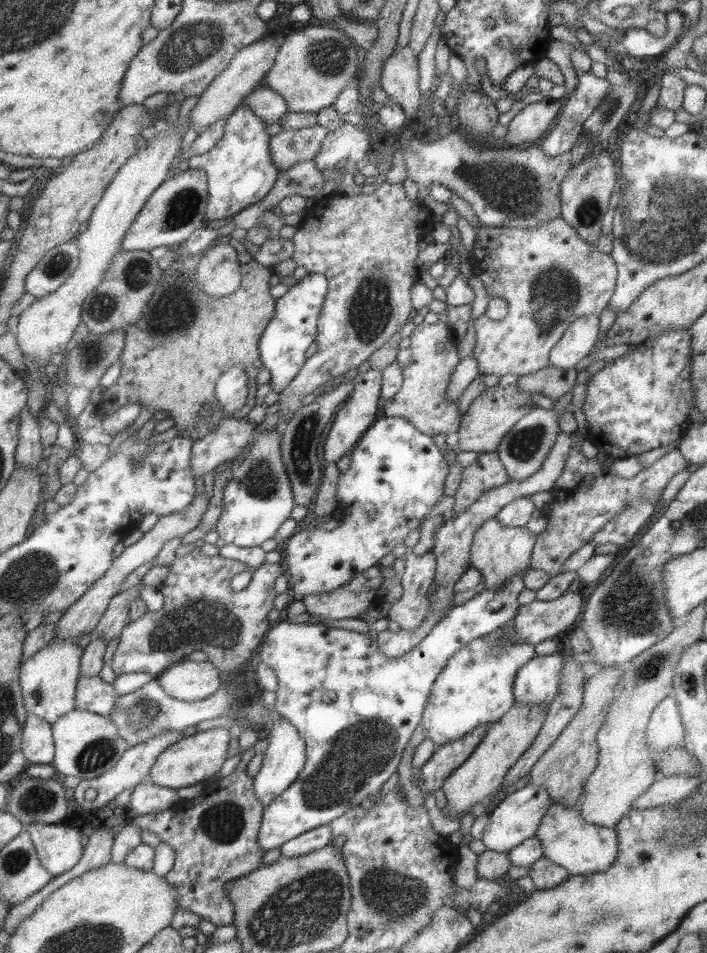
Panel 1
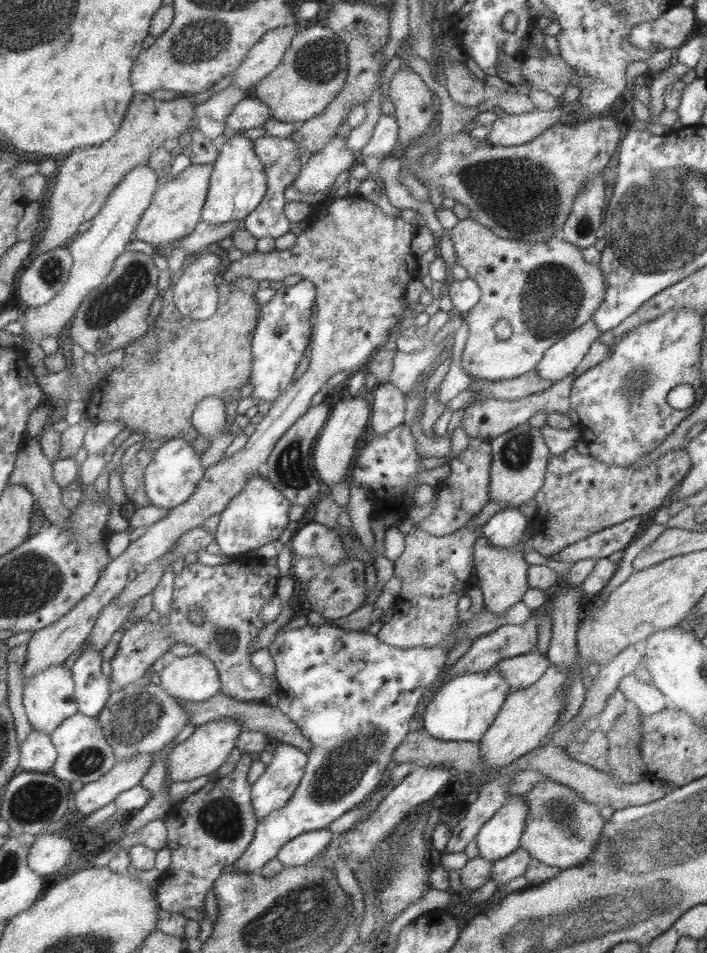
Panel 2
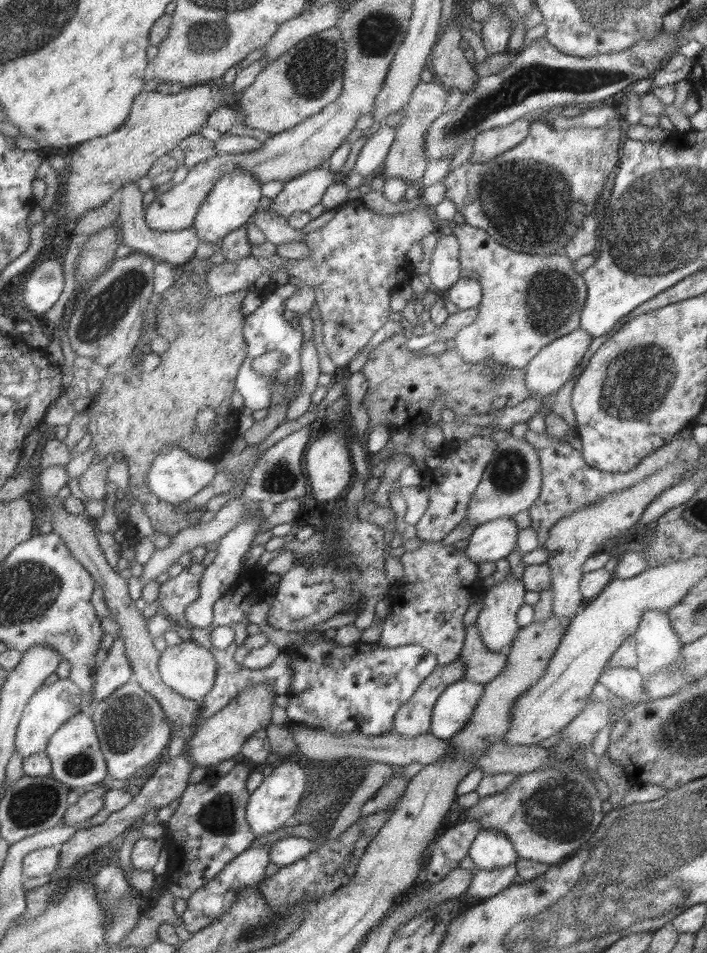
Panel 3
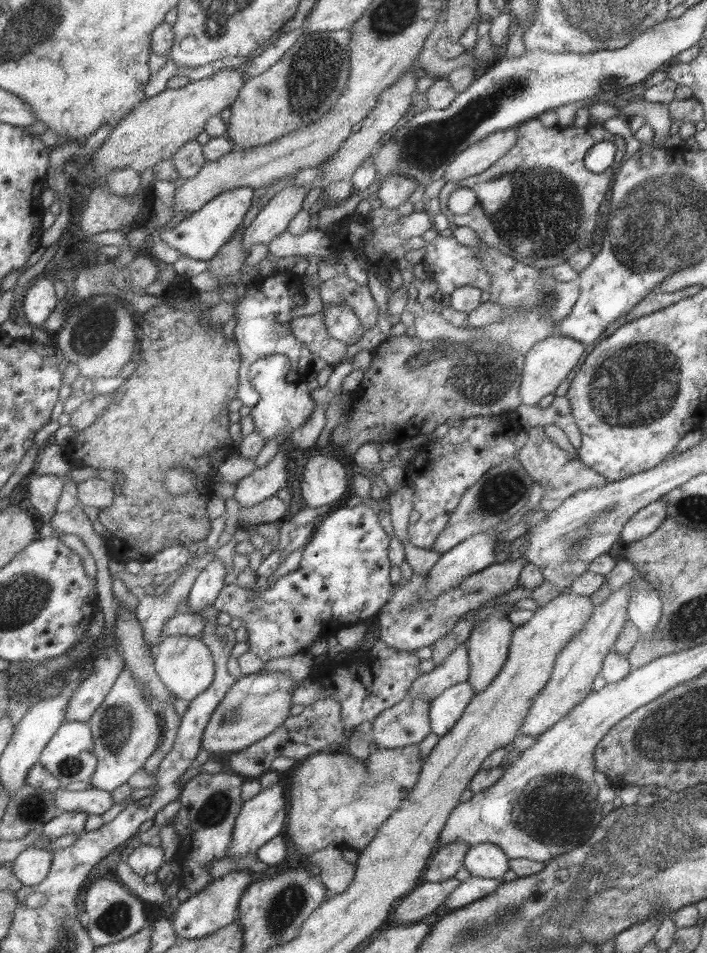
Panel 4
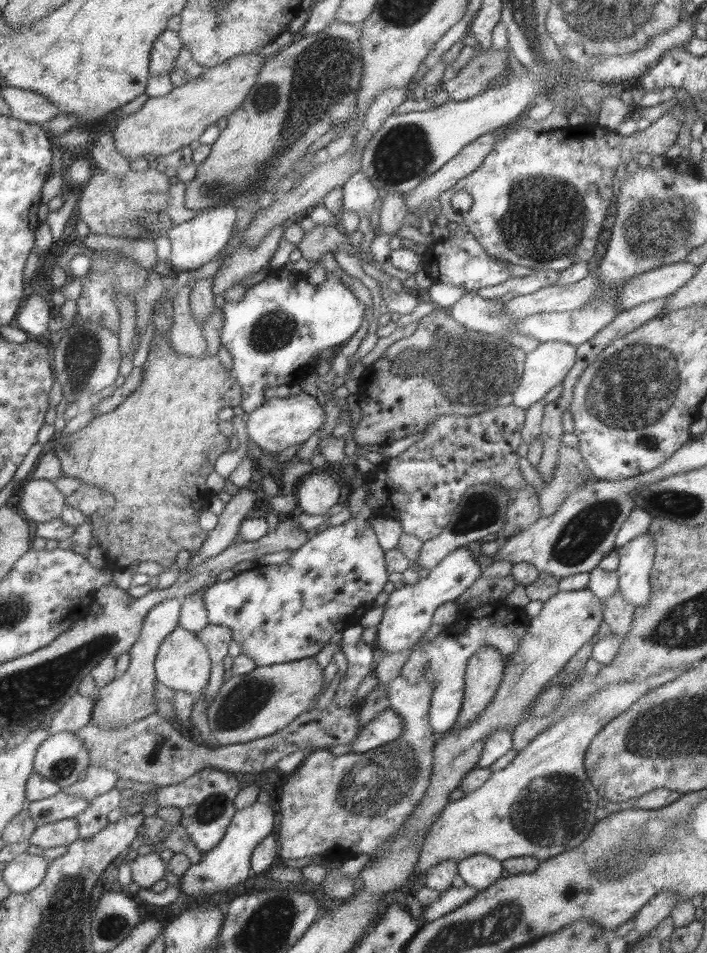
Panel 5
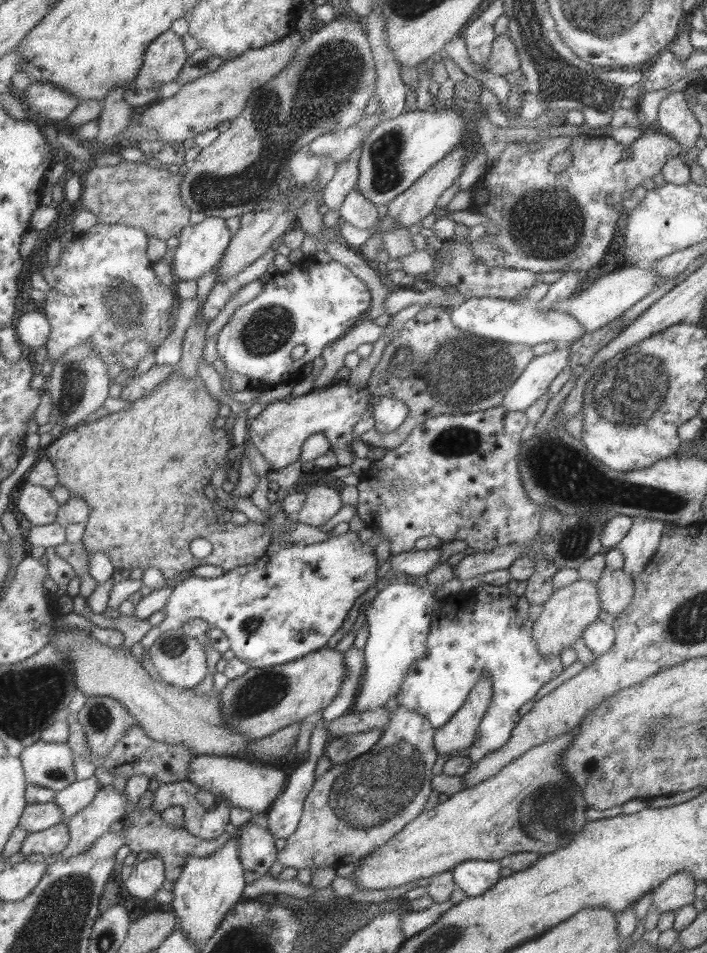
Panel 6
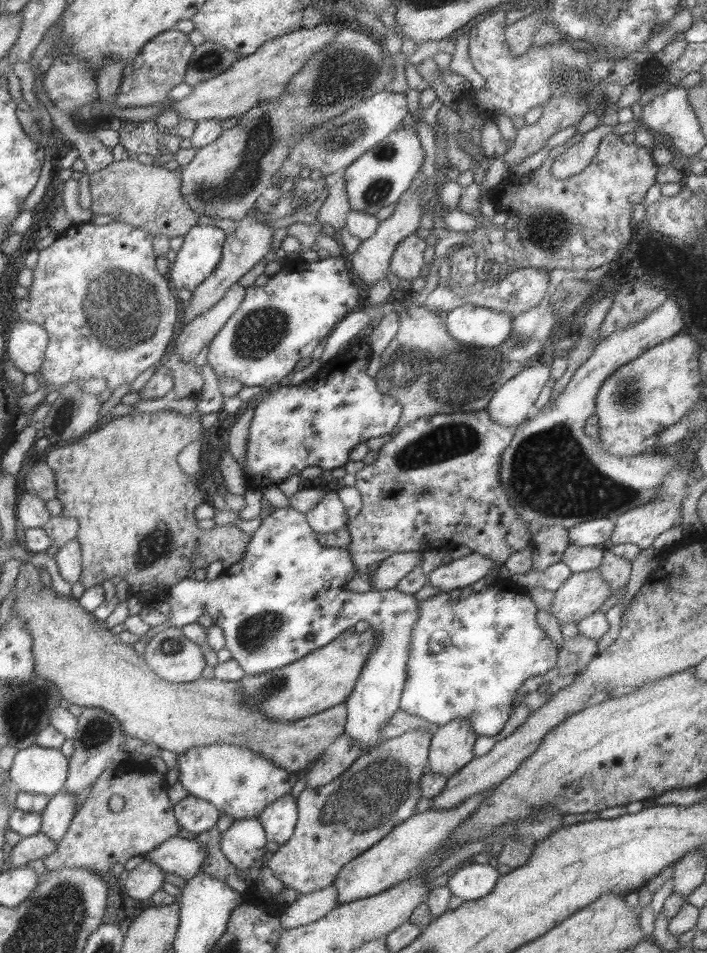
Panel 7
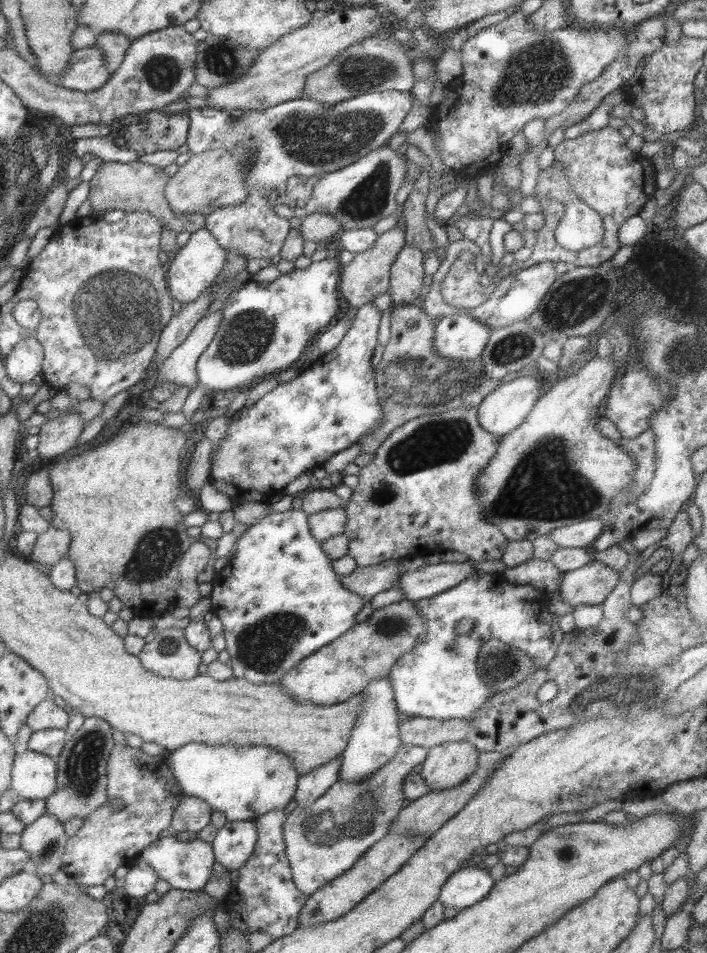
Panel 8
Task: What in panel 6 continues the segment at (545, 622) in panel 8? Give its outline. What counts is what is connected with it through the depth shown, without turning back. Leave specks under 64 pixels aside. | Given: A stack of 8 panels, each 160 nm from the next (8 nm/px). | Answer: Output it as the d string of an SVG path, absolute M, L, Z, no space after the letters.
M479 582L469 590L452 593L432 612L425 641L426 653L409 665L396 694L398 706L416 710L434 729L444 726L461 708L469 691L484 672L491 683L491 698L481 717L472 763L499 750L519 721L519 708L535 692L564 669L559 656L542 657L532 635L534 621L528 617L530 602L510 593L507 585Z

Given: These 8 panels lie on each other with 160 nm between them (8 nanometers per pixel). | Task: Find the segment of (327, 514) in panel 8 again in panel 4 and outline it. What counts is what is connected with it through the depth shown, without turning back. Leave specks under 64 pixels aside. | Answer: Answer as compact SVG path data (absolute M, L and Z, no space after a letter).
M315 453L309 457L302 473L300 492L303 502L309 508L341 499L347 490L347 473L340 461Z

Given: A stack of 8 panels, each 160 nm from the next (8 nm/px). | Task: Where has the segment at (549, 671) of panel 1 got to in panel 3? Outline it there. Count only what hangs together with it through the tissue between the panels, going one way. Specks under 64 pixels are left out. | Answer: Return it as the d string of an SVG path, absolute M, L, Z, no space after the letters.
M474 622L467 627L458 658L464 664L461 678L469 682L484 684L500 673L505 664L506 655L505 651L491 652L487 650L477 632L476 622Z

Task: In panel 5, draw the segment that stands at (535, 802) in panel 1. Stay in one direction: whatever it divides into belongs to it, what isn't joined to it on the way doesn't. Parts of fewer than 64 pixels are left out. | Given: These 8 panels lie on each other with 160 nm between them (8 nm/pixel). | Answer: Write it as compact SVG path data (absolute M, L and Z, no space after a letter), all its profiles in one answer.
M473 854L457 863L457 871L463 882L481 891L501 878L502 870L501 861L485 854Z

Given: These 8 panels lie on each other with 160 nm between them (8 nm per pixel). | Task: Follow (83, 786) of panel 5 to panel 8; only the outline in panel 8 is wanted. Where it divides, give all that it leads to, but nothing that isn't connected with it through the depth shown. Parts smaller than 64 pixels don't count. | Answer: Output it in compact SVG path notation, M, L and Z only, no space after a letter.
M50 814L39 815L31 824L23 827L19 834L19 848L29 856L29 863L35 866L33 875L41 878L53 875L61 868L68 836L61 822Z

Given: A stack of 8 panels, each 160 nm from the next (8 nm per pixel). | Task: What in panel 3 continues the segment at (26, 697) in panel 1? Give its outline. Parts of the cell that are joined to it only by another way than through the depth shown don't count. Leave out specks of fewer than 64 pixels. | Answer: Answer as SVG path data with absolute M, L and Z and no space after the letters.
M68 678L57 679L51 685L42 685L26 702L19 719L14 742L14 750L23 757L44 752L49 738L61 727L70 716L81 712L80 688Z

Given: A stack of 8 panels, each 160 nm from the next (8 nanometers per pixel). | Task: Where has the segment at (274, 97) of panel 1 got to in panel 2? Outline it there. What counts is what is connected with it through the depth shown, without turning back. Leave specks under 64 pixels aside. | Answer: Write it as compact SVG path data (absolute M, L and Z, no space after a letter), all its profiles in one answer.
M250 93L242 98L225 117L227 130L247 130L261 126L270 116L269 109Z

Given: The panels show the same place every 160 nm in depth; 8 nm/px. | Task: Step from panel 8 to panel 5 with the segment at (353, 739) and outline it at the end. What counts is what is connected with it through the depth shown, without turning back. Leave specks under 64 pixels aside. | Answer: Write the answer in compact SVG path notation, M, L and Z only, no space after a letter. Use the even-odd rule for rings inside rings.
M364 504L362 509L339 526L322 527L311 533L303 546L296 548L280 564L254 566L229 580L215 580L203 585L202 599L208 624L225 626L237 642L240 654L248 656L256 666L269 666L302 658L314 657L335 632L357 623L365 611L373 606L375 596L387 582L384 552L367 519L373 514ZM466 545L452 550L442 558L437 566L429 569L426 577L420 578L412 585L395 588L385 600L381 620L376 627L373 648L376 653L387 654L396 650L406 650L415 647L420 638L427 632L432 621L432 614L443 602L455 601L467 590L473 581L479 578L479 563L471 557Z

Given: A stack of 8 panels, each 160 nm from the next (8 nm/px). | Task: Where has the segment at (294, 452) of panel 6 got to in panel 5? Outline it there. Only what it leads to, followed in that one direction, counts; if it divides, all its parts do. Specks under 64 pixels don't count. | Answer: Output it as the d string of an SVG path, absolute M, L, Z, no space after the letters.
M306 393L288 398L261 400L253 412L246 414L245 426L248 438L261 450L279 453L287 446L303 443L324 422L323 403Z

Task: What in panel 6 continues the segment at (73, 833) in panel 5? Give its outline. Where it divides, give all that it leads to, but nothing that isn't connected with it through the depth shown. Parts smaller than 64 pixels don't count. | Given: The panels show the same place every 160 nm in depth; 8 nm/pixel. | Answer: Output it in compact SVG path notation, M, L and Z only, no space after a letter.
M59 822L45 830L28 833L23 839L20 852L24 856L31 853L41 854L43 857L57 855L65 848L68 840L66 825Z

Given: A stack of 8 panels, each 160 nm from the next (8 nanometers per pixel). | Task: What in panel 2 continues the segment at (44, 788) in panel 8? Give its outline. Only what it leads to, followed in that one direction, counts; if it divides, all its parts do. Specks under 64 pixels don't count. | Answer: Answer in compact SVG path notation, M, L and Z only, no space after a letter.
M79 712L72 714L53 730L49 739L56 751L56 760L49 773L59 780L67 783L79 780L84 785L97 780L115 765L113 751L105 741L101 724L97 723L96 717L91 718Z

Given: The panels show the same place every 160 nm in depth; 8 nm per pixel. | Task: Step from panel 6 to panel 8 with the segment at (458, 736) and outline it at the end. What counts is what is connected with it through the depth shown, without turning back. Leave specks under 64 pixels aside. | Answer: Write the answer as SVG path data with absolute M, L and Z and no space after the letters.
M465 741L432 746L421 764L420 777L429 792L457 787L475 771L478 754L475 746Z

